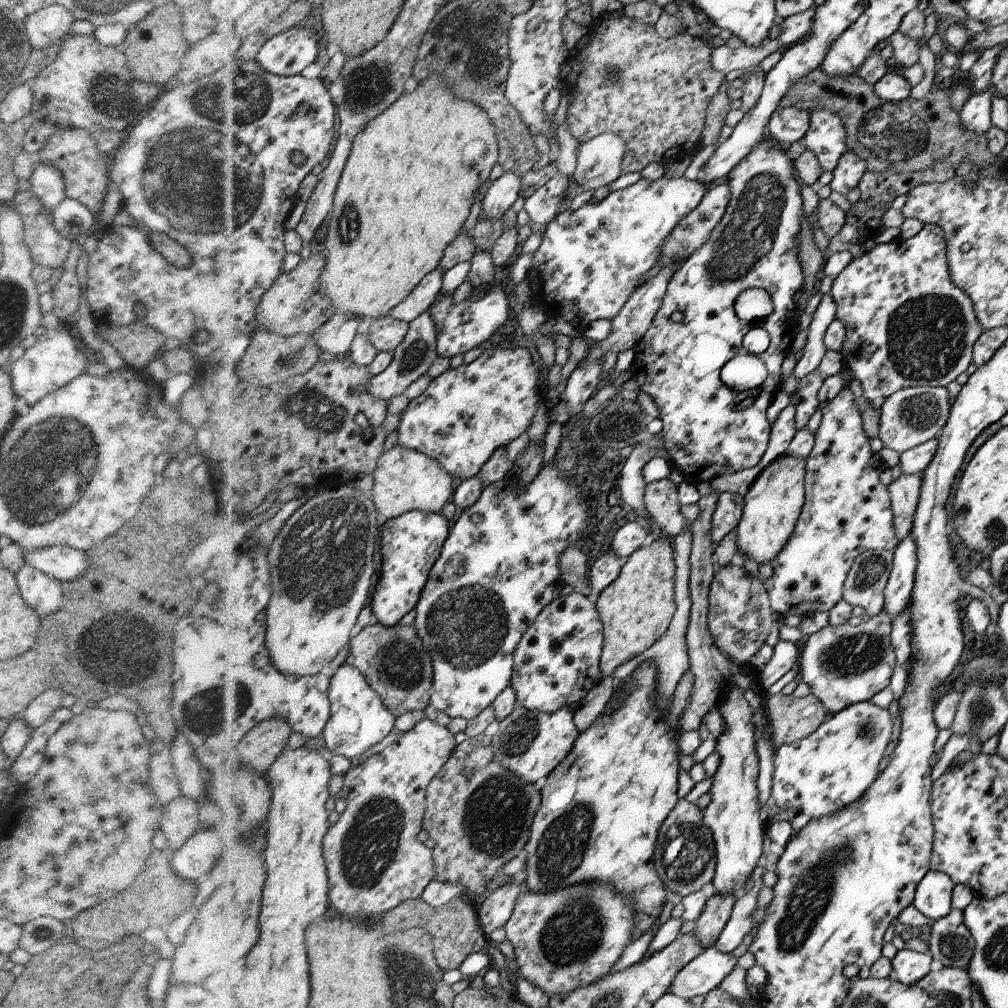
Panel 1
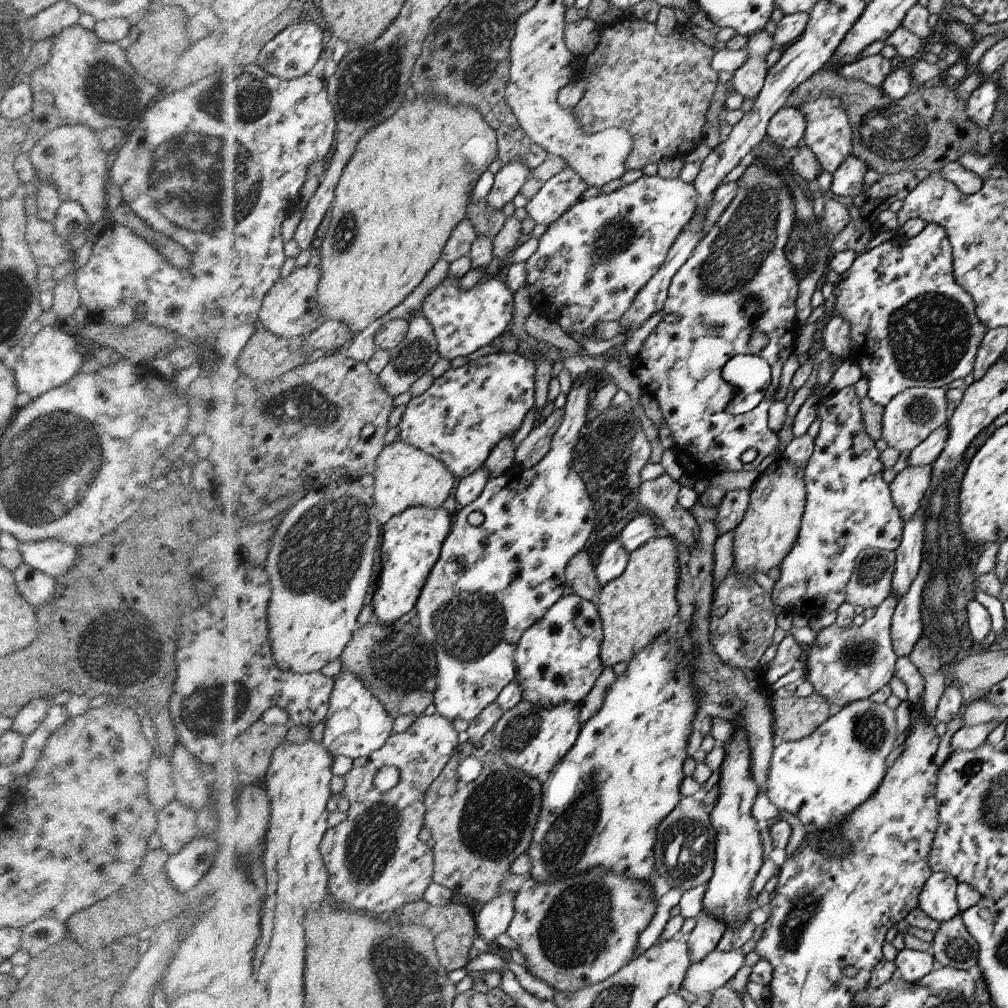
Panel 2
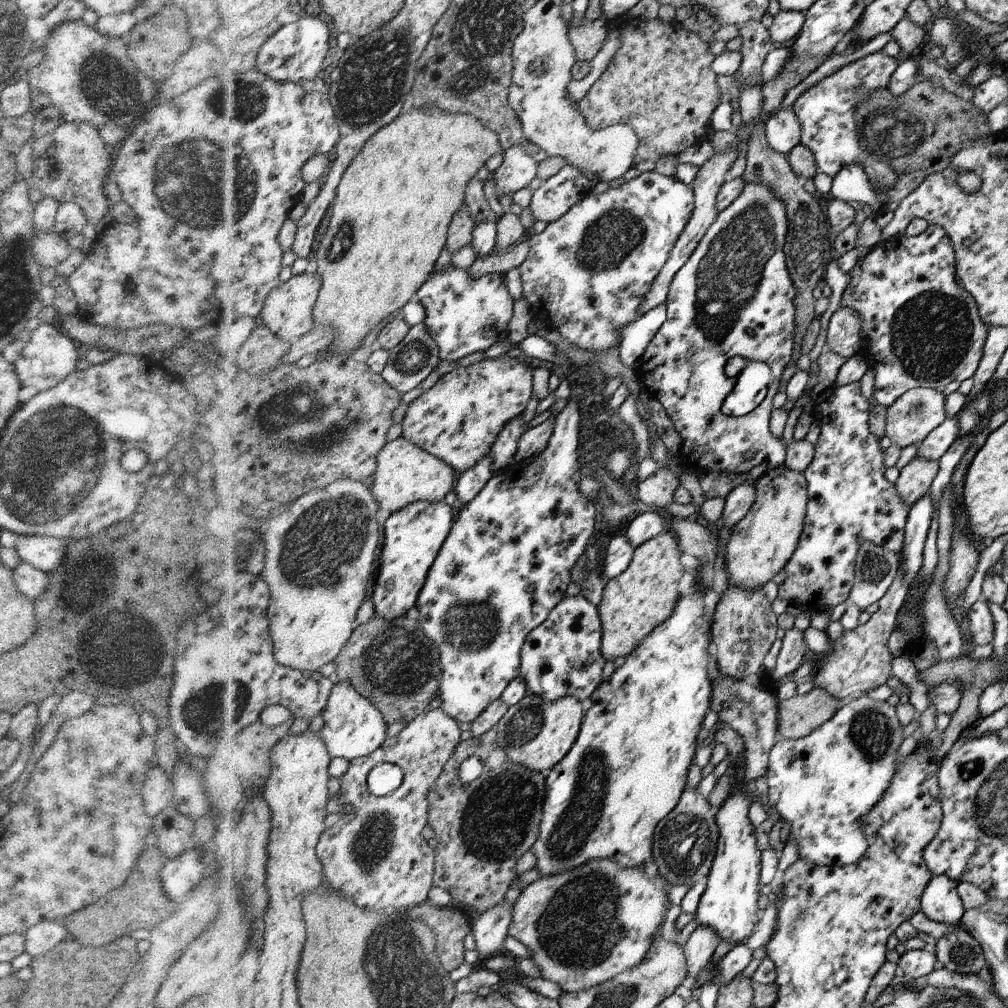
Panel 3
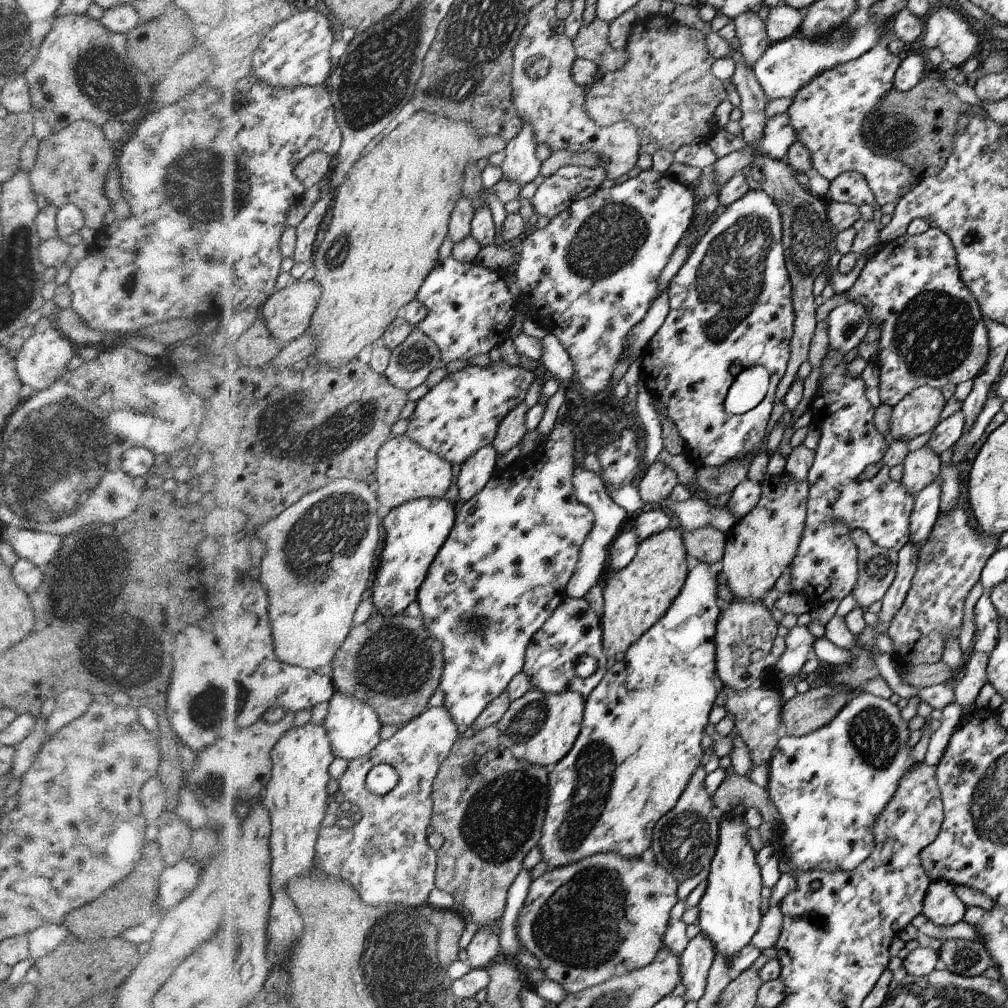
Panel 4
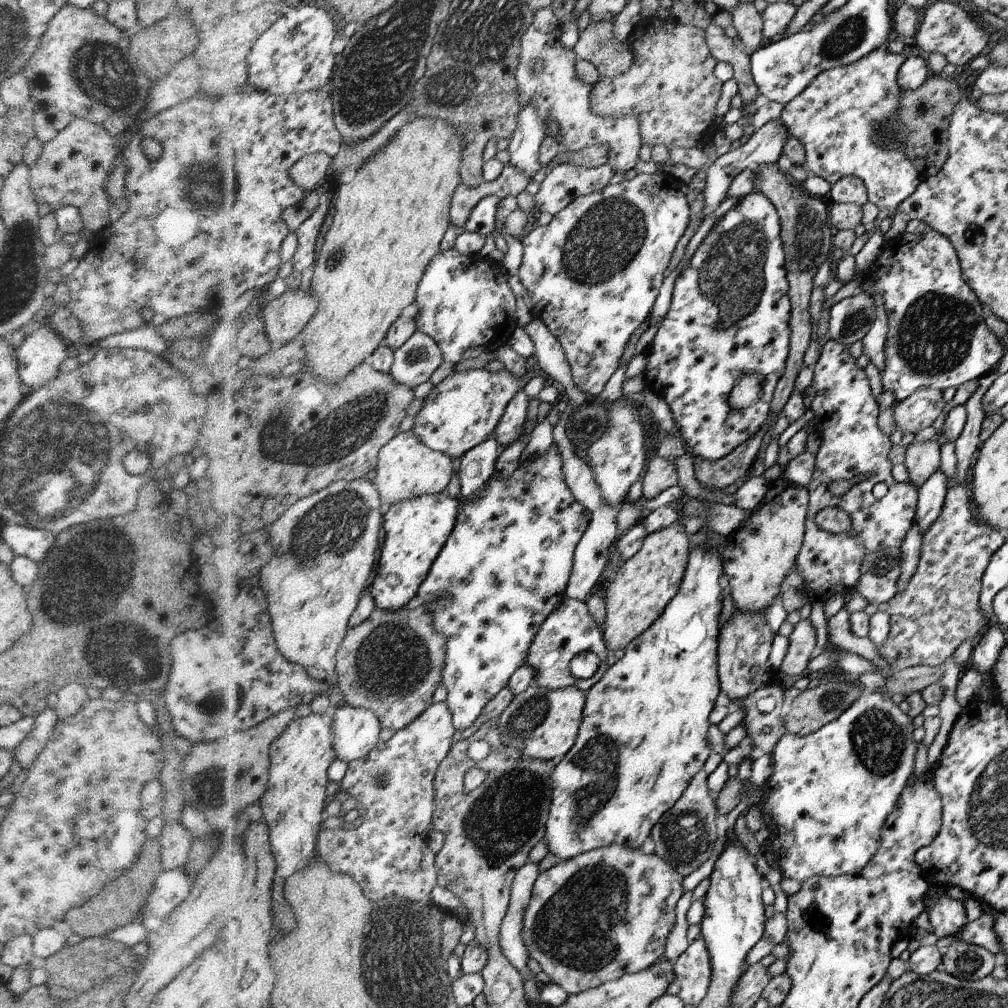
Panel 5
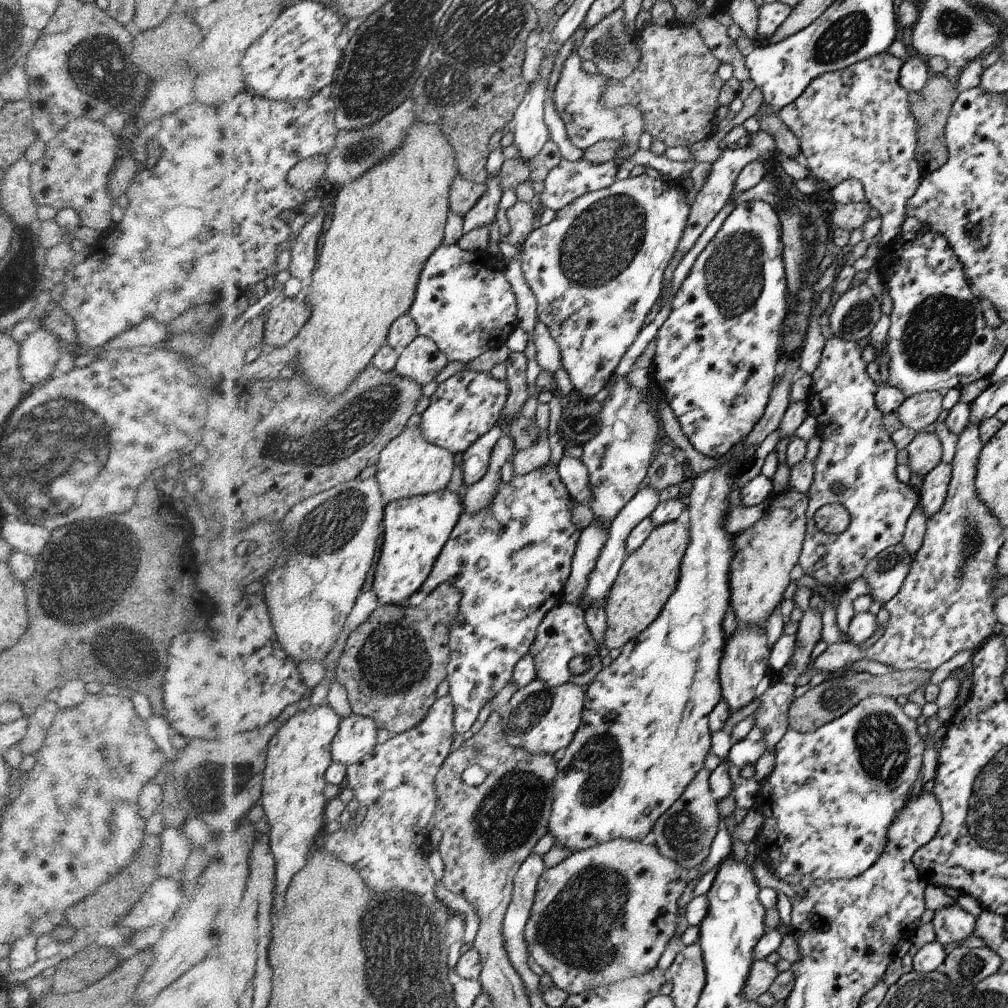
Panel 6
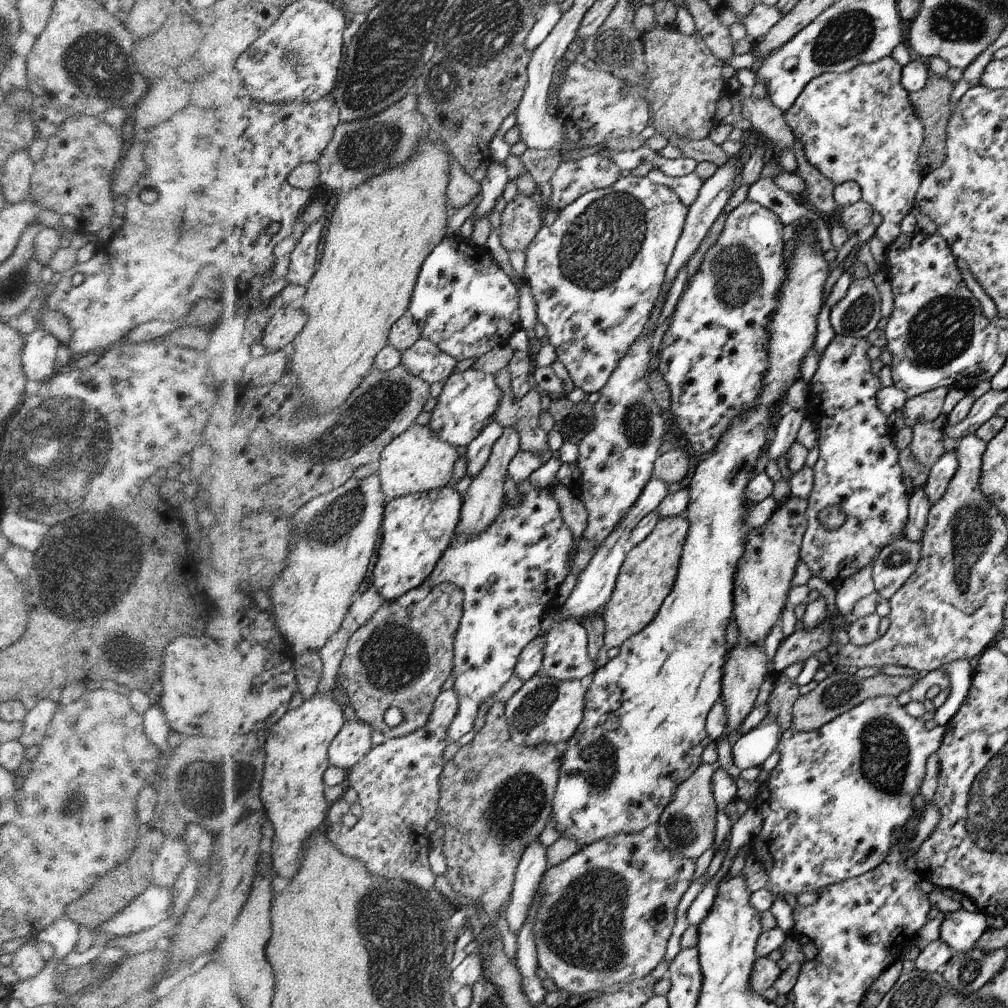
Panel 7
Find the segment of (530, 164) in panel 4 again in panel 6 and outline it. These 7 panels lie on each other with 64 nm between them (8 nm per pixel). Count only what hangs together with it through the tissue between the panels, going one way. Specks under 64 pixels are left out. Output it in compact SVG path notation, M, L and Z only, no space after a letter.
M540 76L540 80L536 80L534 84L529 84L527 94L519 104L512 122L512 134L514 134L512 145L518 148L516 159L526 164L534 160L534 156L550 140L550 130L544 122L547 86L548 80L544 76Z

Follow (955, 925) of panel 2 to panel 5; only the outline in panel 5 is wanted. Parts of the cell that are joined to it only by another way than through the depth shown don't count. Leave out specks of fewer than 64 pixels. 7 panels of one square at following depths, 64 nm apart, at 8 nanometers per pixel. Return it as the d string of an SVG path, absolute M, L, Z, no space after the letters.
M954 941L942 956L944 970L958 978L982 979L992 974L996 966L995 954L980 945Z

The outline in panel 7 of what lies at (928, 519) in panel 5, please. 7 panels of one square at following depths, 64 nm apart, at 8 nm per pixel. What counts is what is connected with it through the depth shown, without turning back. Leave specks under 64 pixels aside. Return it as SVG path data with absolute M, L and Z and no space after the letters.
M956 451L945 452L942 458L932 466L927 481L923 486L930 506L934 506L934 503L944 496L950 480L956 474L957 468L958 458L956 458Z

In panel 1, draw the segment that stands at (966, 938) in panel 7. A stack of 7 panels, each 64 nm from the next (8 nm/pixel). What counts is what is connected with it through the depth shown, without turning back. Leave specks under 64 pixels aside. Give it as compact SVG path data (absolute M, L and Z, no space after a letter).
M929 870L919 883L912 905L930 920L943 919L952 910L954 886L955 881L947 873Z

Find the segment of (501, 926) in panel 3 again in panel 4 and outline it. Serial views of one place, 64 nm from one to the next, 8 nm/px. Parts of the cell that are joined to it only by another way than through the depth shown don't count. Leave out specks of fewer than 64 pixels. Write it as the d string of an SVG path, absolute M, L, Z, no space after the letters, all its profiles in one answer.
M502 916L486 928L473 928L474 937L469 944L467 965L472 969L487 969L500 952L500 924Z

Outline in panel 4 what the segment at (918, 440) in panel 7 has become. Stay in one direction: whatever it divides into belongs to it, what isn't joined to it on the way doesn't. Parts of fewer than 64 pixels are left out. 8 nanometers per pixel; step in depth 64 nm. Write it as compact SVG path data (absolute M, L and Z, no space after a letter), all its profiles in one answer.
M926 445L908 453L902 465L903 476L900 484L903 484L912 496L918 496L926 486L930 486L939 478L940 468L942 468L938 454Z

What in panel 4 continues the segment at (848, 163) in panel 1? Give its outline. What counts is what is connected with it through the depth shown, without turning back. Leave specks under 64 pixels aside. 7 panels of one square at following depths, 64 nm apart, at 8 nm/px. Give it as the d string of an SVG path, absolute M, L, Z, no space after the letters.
M843 172L831 181L828 191L834 202L850 203L857 207L874 204L874 197L876 199L871 184L860 172Z

